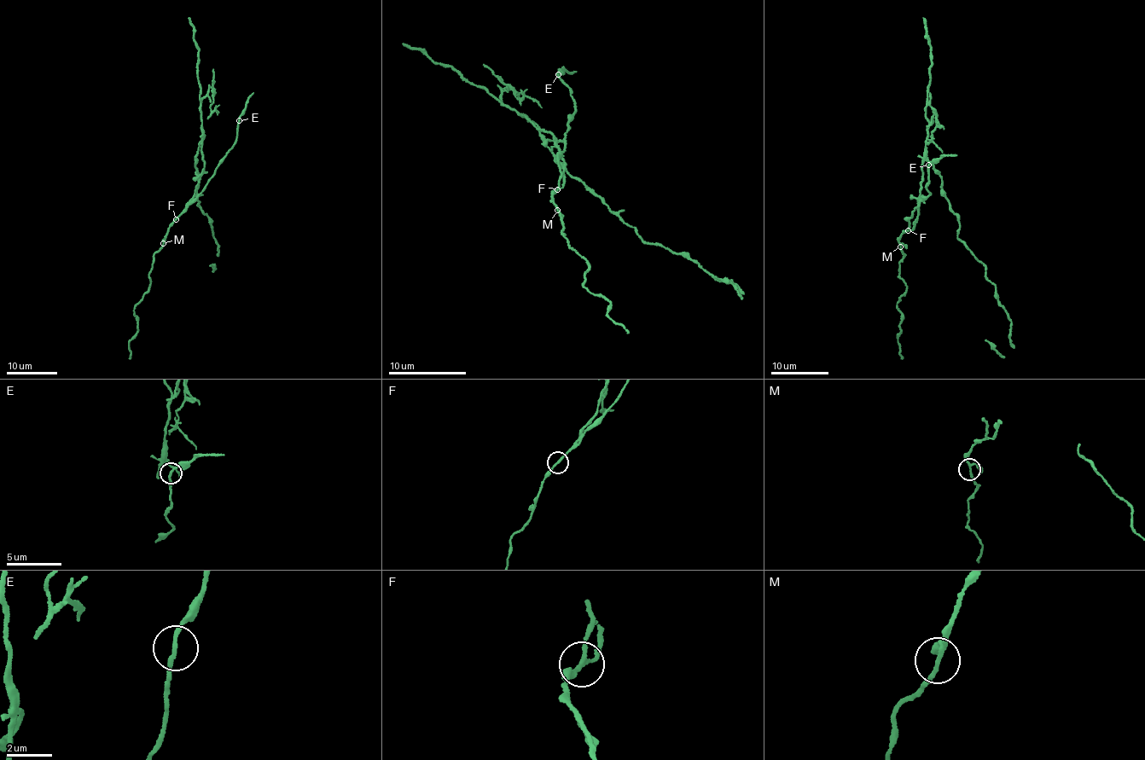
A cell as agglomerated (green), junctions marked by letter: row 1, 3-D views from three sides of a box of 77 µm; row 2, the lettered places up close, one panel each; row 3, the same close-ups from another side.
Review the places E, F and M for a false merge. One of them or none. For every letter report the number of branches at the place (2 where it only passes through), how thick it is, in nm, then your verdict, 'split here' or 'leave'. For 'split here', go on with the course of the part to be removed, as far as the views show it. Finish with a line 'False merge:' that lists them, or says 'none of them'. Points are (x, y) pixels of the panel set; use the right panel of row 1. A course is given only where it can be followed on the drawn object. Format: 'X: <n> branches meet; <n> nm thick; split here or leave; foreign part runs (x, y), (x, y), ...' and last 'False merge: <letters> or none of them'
E: 2 branches meet; 180 nm thick; leave
F: 3 branches meet; 150 nm thick; split here
M: 3 branches meet; 150 nm thick; leave
False merge: F

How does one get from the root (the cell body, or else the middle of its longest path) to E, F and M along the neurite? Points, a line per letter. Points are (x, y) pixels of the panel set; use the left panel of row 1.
E: (201, 155), (202, 175), (194, 196), (183, 211), (202, 191), (235, 143), (239, 120)
F: (201, 155), (204, 169), (200, 182), (194, 196), (175, 219)
M: (201, 155), (202, 175), (194, 196), (171, 224), (163, 243)

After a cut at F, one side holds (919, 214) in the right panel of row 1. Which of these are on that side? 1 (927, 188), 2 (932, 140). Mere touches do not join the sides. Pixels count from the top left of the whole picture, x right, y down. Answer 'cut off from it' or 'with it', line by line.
1: cut off from it
2: with it

